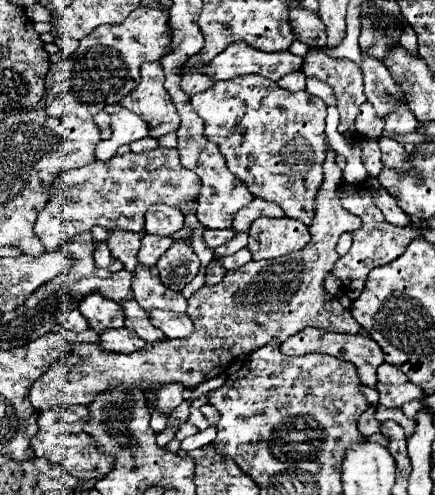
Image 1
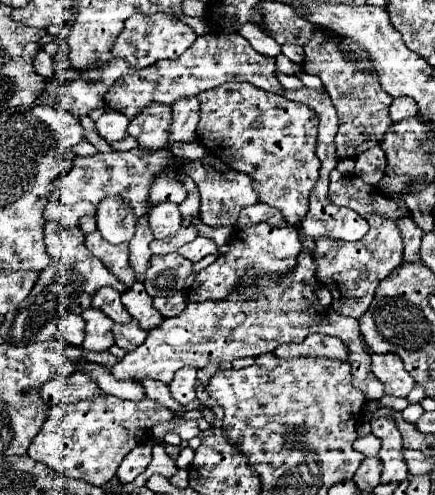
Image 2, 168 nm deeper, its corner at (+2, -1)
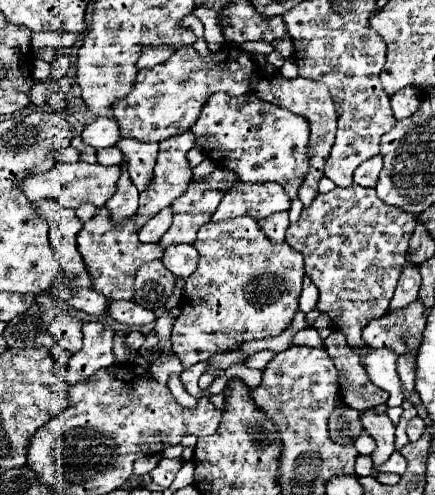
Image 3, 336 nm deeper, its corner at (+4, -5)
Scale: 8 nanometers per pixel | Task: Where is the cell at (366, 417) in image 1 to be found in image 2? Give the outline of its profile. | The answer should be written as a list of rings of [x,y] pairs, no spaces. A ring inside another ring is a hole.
[[[374,434],[360,436],[360,438],[354,442],[354,450],[362,452],[364,456],[376,456],[378,450],[380,450],[380,440],[378,440]]]

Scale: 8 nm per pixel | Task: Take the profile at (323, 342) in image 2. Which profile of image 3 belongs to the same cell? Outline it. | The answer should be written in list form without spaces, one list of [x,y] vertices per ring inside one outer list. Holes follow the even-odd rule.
[[[312,326],[304,328],[304,332],[298,332],[296,340],[292,340],[292,342],[294,344],[304,344],[304,346],[314,346],[314,348],[324,348],[324,340],[320,338],[316,328],[312,328]]]

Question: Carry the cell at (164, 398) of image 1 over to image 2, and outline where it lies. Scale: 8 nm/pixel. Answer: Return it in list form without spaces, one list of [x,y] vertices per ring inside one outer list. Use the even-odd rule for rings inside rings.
[[[180,368],[174,376],[174,380],[170,382],[172,398],[176,402],[180,402],[182,406],[186,406],[188,402],[192,402],[196,398],[196,390],[194,390],[196,372],[198,372],[196,368]]]

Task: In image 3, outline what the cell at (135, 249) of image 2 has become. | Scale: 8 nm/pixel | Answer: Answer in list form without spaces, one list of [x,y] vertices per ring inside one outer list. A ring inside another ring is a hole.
[[[186,130],[178,136],[172,136],[172,138],[166,138],[160,142],[160,152],[158,152],[158,160],[156,160],[156,166],[154,166],[154,178],[150,180],[148,188],[144,192],[140,192],[140,206],[138,206],[138,212],[134,214],[134,222],[138,228],[142,228],[152,216],[156,216],[160,212],[160,208],[166,208],[170,206],[176,198],[180,198],[186,188],[188,188],[188,182],[192,178],[192,170],[188,166],[188,160],[186,160],[186,152],[194,146],[194,134],[192,130]]]

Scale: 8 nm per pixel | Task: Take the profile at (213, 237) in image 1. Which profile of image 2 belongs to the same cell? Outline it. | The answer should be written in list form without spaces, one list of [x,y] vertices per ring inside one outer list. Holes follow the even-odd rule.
[[[198,236],[198,240],[194,240],[194,242],[184,244],[182,248],[178,248],[178,254],[184,256],[186,260],[190,260],[190,262],[198,262],[198,260],[202,260],[204,256],[212,254],[214,248],[216,248],[216,246],[214,246],[214,242],[212,242],[210,238]]]

